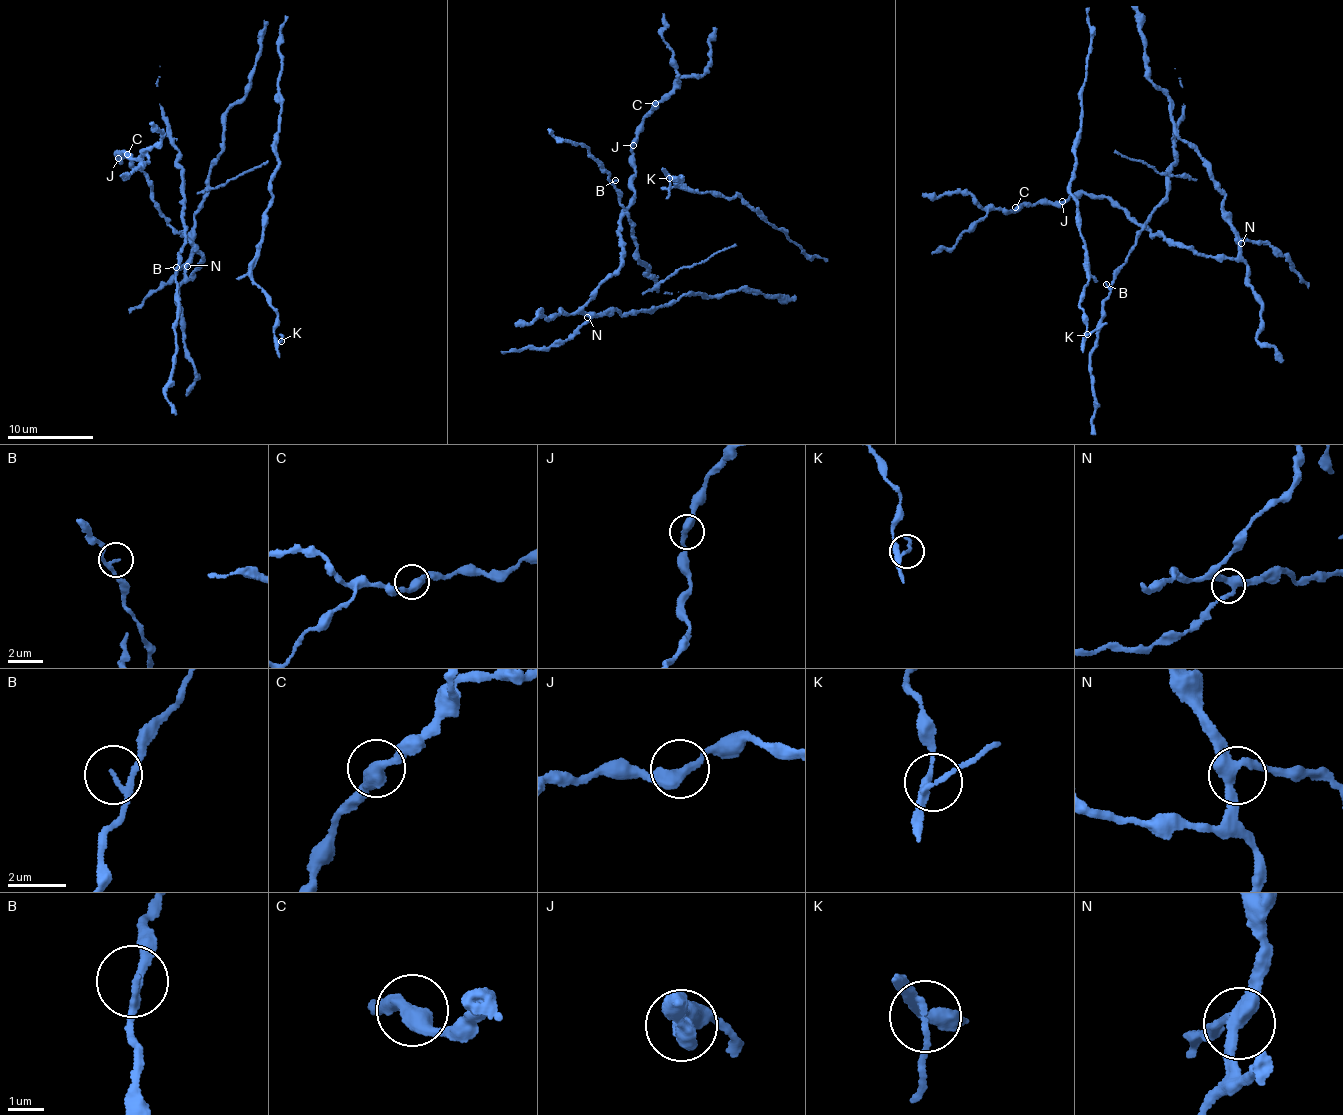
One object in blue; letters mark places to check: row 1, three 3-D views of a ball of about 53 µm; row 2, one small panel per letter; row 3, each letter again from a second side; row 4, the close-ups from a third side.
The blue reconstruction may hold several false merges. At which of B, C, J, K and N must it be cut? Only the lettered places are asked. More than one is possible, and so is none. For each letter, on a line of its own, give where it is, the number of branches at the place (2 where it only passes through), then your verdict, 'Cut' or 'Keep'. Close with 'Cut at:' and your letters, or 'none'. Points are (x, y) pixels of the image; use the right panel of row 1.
B: Place: (1106, 284). Branches: 2. Keep
C: Place: (1015, 207). Branches: 2. Keep
J: Place: (1062, 201). Branches: 2. Cut
K: Place: (1087, 334). Branches: 3. Keep
N: Place: (1241, 243). Branches: 3. Keep
Cut at: J

